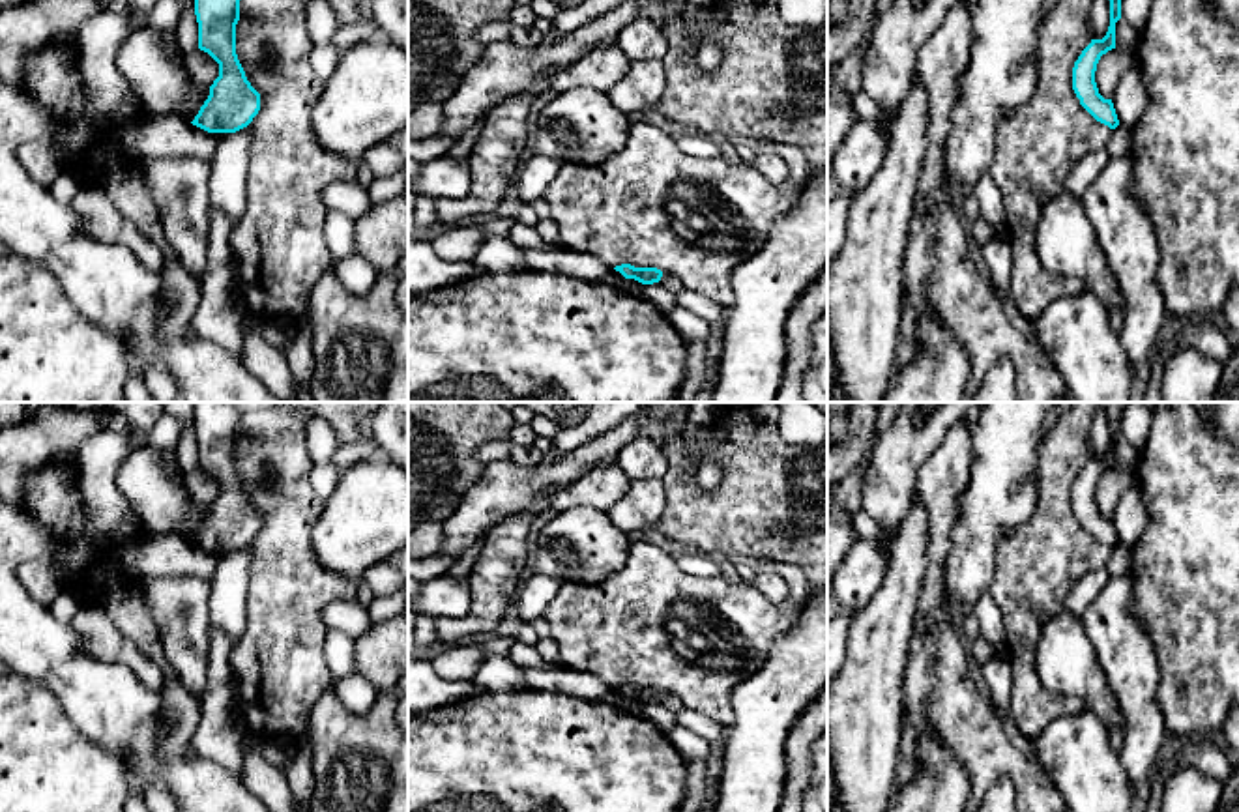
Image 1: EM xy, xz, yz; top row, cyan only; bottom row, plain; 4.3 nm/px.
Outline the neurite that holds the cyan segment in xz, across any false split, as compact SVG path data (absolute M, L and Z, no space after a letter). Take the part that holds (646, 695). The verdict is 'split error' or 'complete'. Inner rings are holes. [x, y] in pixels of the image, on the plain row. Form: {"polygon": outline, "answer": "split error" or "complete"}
{"polygon": "M621 683L614 687L620 690L625 698L634 698L642 703L653 703L659 702L663 696L663 690L657 687L634 687L631 683Z", "answer": "complete"}

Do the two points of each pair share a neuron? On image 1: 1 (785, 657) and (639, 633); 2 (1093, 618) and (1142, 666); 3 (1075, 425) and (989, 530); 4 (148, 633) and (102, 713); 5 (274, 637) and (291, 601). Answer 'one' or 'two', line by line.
1: two
2: one
3: two
4: two
5: one

